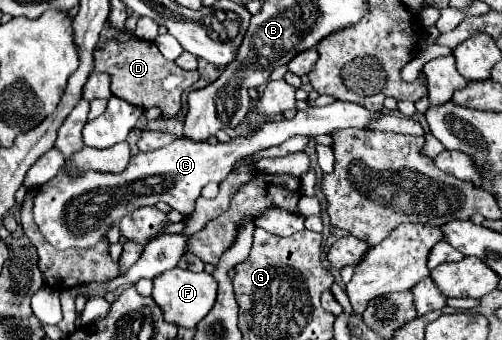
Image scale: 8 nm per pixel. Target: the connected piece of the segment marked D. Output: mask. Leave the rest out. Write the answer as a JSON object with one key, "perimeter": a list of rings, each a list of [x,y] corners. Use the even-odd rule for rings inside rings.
{"perimeter":[[[108,41],[104,49],[96,51],[94,73],[108,73],[112,77],[112,93],[140,109],[160,107],[162,117],[174,117],[180,111],[182,93],[192,87],[198,79],[198,71],[184,71],[174,61],[164,59],[156,43],[150,41]]]}

